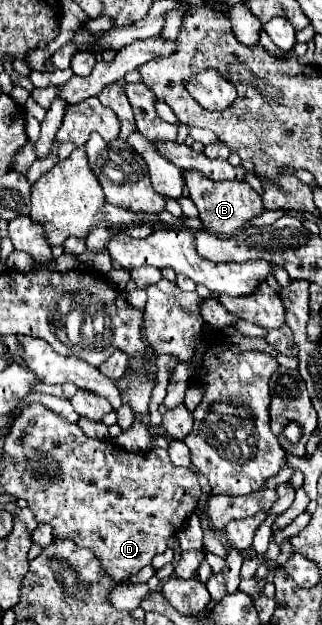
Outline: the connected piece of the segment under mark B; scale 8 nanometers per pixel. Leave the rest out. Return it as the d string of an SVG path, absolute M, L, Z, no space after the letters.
M187 170L183 174L183 178L185 178L187 190L189 190L189 198L193 200L193 204L199 210L201 222L213 234L223 234L223 236L229 234L231 236L239 228L243 228L249 218L253 218L253 216L257 216L257 214L263 212L263 202L259 198L259 194L247 182L237 182L237 180L215 182L215 180L205 178L197 170Z

